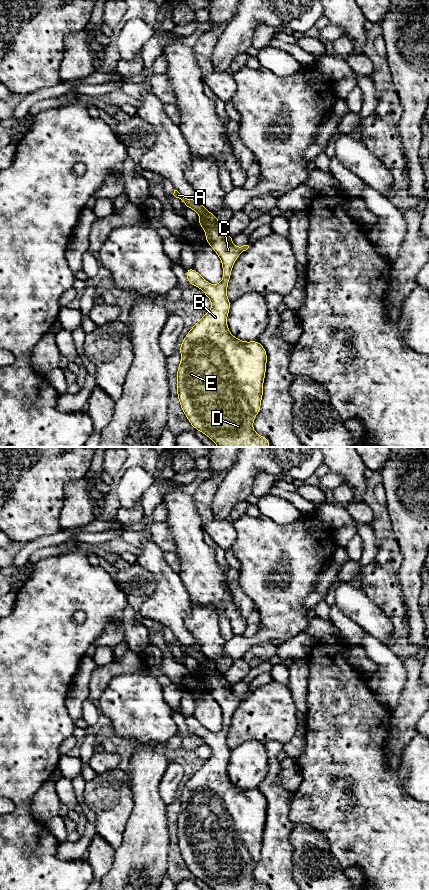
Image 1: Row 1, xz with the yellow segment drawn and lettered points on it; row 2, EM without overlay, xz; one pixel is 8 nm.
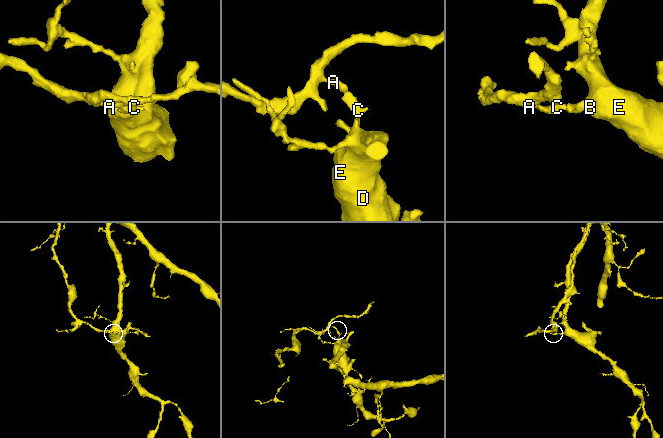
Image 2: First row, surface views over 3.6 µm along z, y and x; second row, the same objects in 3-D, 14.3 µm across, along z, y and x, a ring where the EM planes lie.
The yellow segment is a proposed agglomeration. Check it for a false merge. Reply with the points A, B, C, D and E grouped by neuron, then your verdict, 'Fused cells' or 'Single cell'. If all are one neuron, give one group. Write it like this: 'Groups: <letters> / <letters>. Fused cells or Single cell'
Groups: A / B C D E. Fused cells

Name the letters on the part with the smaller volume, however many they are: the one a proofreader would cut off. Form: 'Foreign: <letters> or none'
Foreign: A

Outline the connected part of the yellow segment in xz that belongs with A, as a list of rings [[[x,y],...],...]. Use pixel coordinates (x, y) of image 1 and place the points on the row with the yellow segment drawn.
[[[174,190],[173,195],[176,198],[181,199],[186,207],[196,211],[200,217],[205,215],[208,212],[206,208],[202,205],[202,203],[198,202],[195,199],[188,199],[183,197],[177,190]]]

